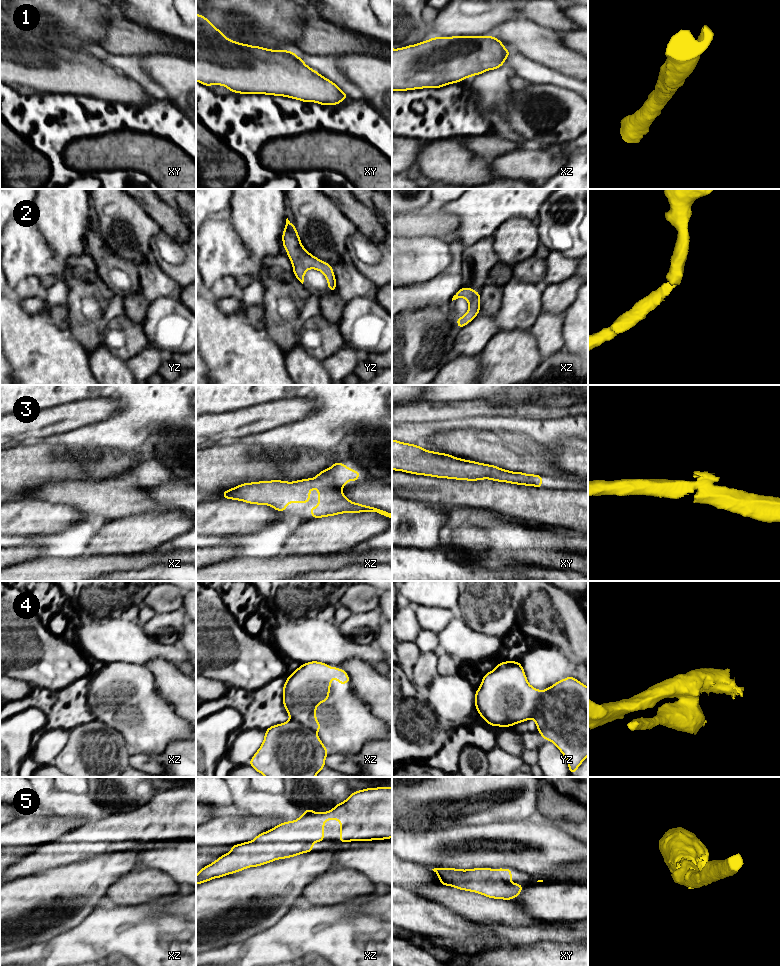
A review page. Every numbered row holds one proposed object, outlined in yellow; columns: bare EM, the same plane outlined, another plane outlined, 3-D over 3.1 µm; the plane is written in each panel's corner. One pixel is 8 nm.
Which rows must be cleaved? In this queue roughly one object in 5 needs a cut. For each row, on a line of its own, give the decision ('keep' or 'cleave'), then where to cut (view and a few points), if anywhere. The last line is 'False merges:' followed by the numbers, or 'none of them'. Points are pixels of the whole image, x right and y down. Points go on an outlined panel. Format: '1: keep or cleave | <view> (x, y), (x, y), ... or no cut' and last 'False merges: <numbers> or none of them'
1: keep | no cut
2: keep | no cut
3: keep | no cut
4: cleave | yz (541, 691), (531, 717)
5: keep | no cut
False merges: 4

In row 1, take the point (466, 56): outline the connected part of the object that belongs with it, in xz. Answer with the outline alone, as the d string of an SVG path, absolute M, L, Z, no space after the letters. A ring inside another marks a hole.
M493 36L435 37L399 49L392 48L392 91L407 91L422 88L440 88L458 83L471 76L501 67L511 53Z

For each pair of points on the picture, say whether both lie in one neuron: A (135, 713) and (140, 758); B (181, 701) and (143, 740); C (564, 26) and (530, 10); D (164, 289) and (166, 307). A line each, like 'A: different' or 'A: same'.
A: different
B: different
C: same
D: different

